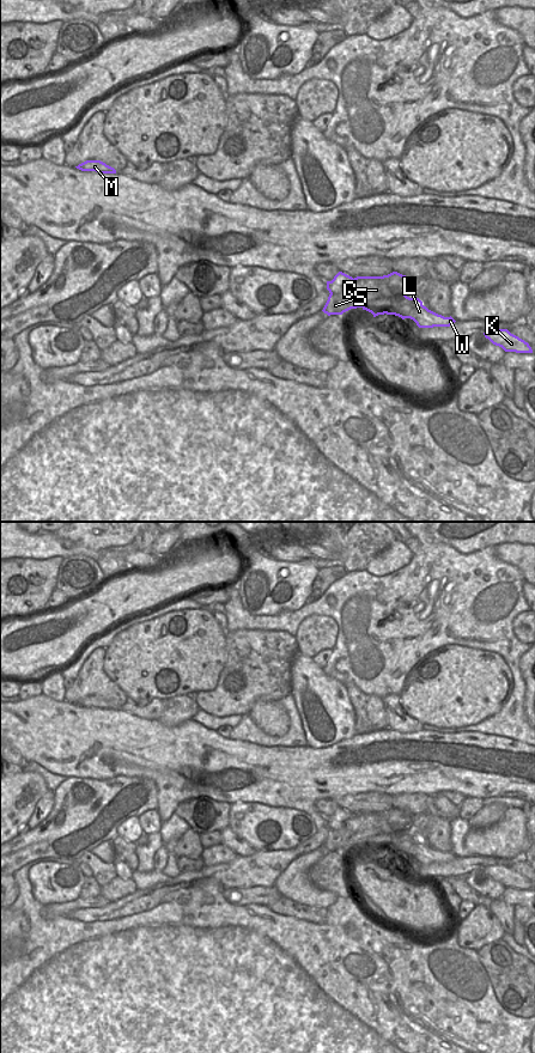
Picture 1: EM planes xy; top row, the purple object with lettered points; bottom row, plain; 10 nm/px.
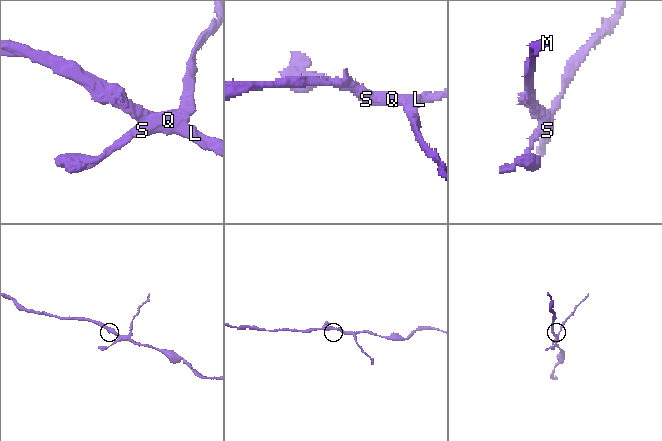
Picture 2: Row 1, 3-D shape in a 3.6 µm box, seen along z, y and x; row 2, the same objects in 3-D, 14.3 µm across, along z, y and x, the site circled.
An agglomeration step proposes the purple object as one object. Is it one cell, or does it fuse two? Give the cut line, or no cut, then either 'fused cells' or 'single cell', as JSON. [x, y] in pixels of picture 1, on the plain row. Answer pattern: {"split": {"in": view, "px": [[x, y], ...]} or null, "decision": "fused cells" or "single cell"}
{"split": {"in": "xy", "px": [[405, 831], [376, 834], [363, 844]]}, "decision": "fused cells"}

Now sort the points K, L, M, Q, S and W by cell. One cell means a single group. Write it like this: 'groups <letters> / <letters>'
groups K L M W / Q S

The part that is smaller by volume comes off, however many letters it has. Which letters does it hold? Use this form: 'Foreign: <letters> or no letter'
Foreign: Q, S

